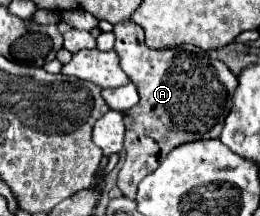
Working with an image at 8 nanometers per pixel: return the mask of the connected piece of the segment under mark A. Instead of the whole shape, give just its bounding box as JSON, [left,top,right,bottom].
[114,21,238,199]

